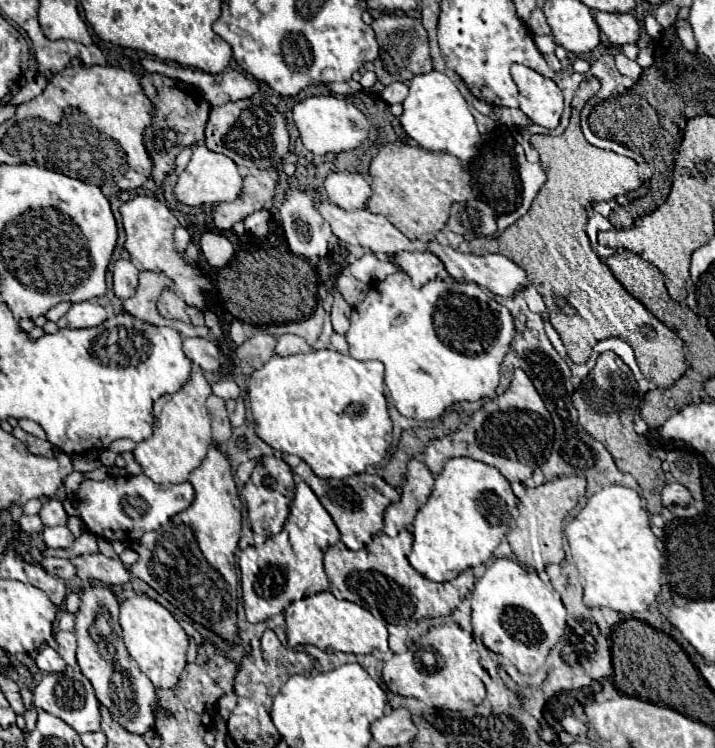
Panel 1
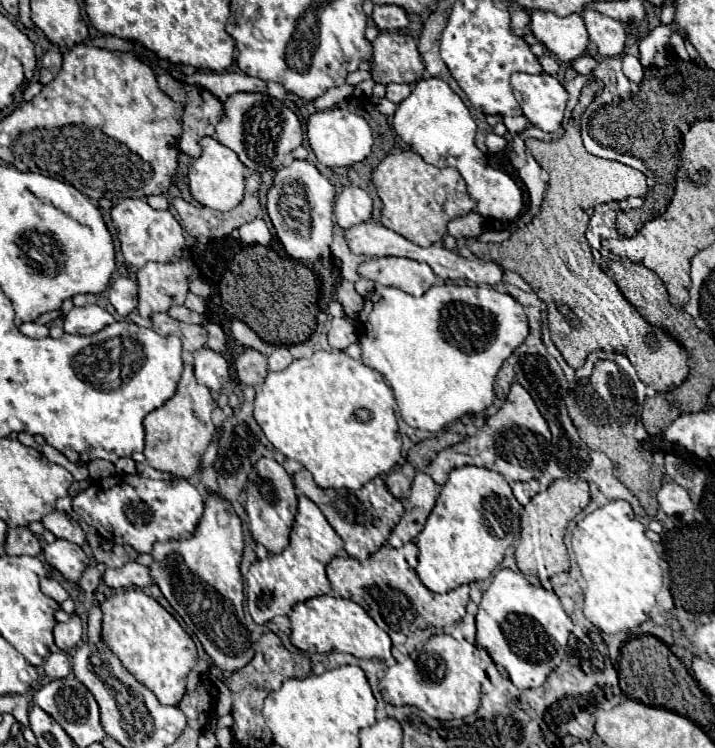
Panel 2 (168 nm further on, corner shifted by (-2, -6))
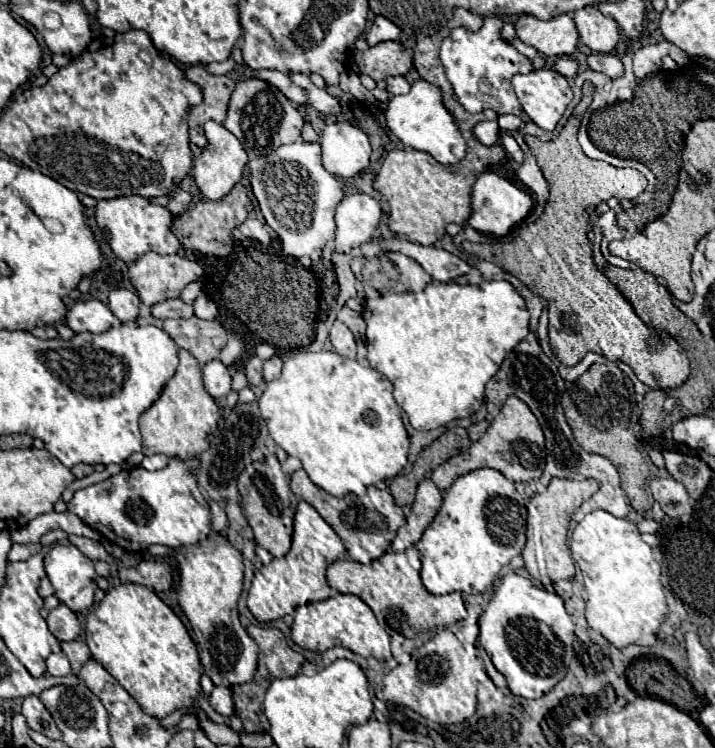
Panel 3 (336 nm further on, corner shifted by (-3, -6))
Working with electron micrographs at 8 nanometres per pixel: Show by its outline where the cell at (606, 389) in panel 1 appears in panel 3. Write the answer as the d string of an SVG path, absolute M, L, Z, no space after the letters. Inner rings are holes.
M616 363L592 365L588 373L580 375L576 387L570 393L562 395L562 409L566 421L574 433L576 443L588 451L610 459L620 473L620 487L624 489L630 505L638 513L646 513L654 505L654 497L648 489L650 483L650 465L642 459L638 449L638 441L634 437L634 425L638 423L638 407L632 399L632 393L626 385L624 373L616 367Z

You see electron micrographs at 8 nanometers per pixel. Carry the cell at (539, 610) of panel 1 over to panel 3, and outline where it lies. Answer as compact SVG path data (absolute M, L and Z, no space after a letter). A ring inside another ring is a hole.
M508 573L502 579L502 585L496 589L492 601L480 617L480 645L490 655L494 667L506 677L508 689L524 699L538 699L550 693L558 681L562 681L568 673L568 665L572 661L572 643L574 643L574 623L564 609L562 599L556 593L548 593L546 589L538 589L530 579L520 577L516 573Z

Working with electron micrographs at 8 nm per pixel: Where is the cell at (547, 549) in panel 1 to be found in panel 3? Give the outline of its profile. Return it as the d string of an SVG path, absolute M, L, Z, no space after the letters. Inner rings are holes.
M554 477L544 493L538 493L528 503L528 525L526 525L526 547L524 547L524 565L528 573L541 581L544 589L554 592L554 583L560 579L574 577L574 559L566 545L568 541L568 523L570 513L574 513L586 499L598 491L600 483L596 479L558 479Z

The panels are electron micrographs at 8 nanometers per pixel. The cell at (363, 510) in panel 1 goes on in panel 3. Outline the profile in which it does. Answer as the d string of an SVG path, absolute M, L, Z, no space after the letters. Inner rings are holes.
M298 469L292 473L292 479L290 479L290 489L294 495L298 495L300 499L304 499L306 503L310 503L320 515L322 519L338 533L338 537L342 539L348 555L352 561L358 561L358 563L364 563L368 565L370 561L378 559L392 543L392 539L396 537L396 529L402 527L406 521L404 521L404 513L398 505L394 505L392 501L392 495L386 493L384 495L384 507L380 509L368 509L360 497L356 495L348 495L344 499L338 499L326 491L322 491L320 487L316 487L304 469Z

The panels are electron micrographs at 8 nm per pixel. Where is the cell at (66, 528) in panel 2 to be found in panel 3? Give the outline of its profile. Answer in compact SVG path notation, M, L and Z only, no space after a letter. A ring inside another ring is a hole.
M70 535L70 543L76 545L86 557L90 557L92 561L110 561L108 551L102 547L102 543L94 541L94 539L86 539L86 537L76 537Z

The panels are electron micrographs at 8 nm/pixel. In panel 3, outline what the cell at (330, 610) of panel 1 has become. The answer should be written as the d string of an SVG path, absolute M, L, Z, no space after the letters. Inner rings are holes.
M342 595L308 603L296 609L294 625L292 625L292 641L308 651L326 651L336 645L342 645L362 657L374 657L378 661L390 661L390 637L385 629L376 621L372 609L356 595Z

